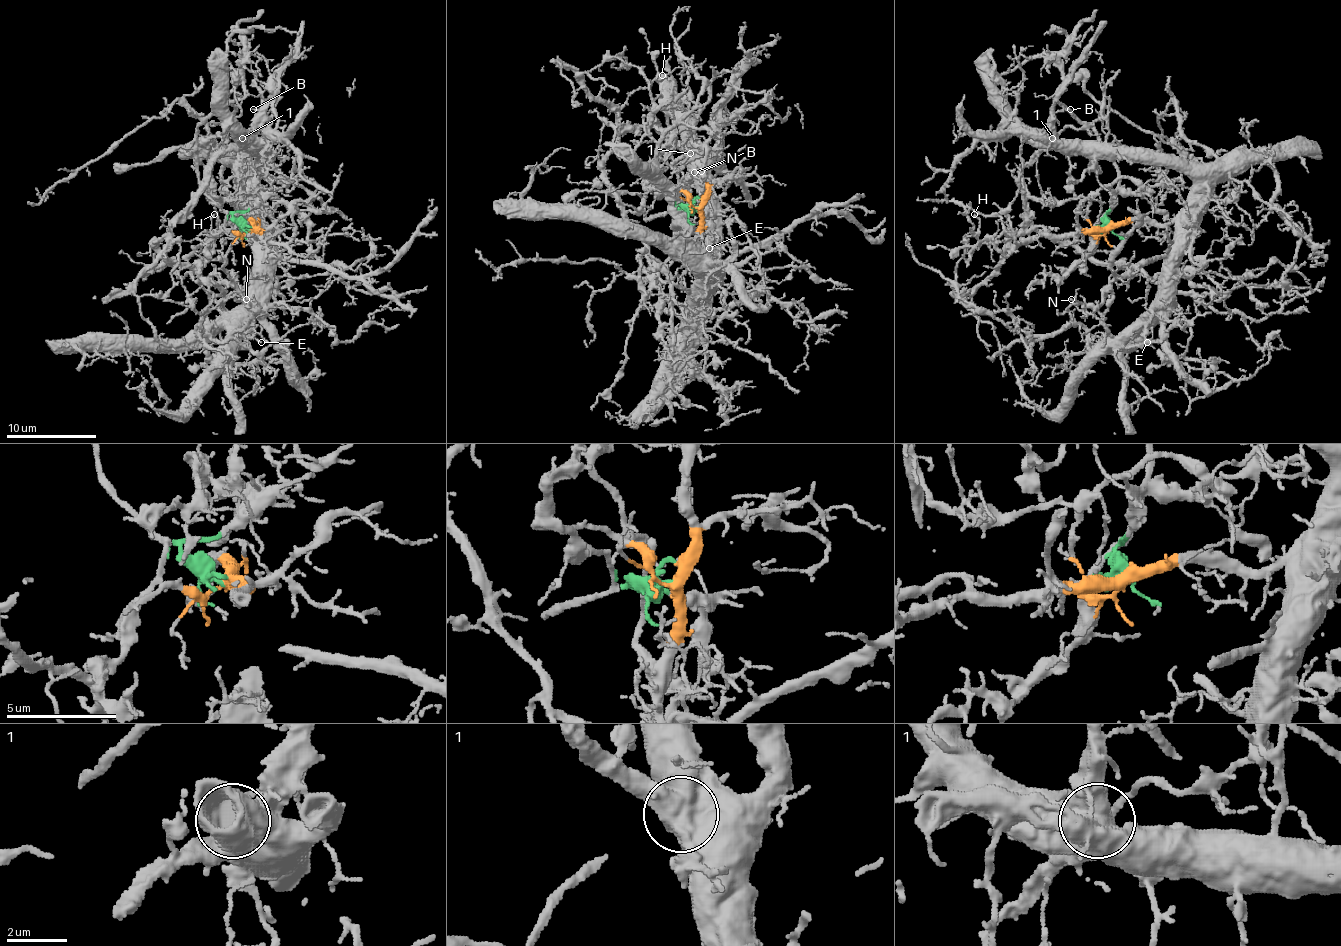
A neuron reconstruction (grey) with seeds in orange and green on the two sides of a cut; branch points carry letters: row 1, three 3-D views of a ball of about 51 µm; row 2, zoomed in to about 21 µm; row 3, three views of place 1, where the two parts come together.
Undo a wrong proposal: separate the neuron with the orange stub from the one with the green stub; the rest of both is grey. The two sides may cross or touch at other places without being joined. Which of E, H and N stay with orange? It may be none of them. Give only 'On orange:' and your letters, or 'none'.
On orange: E, N

